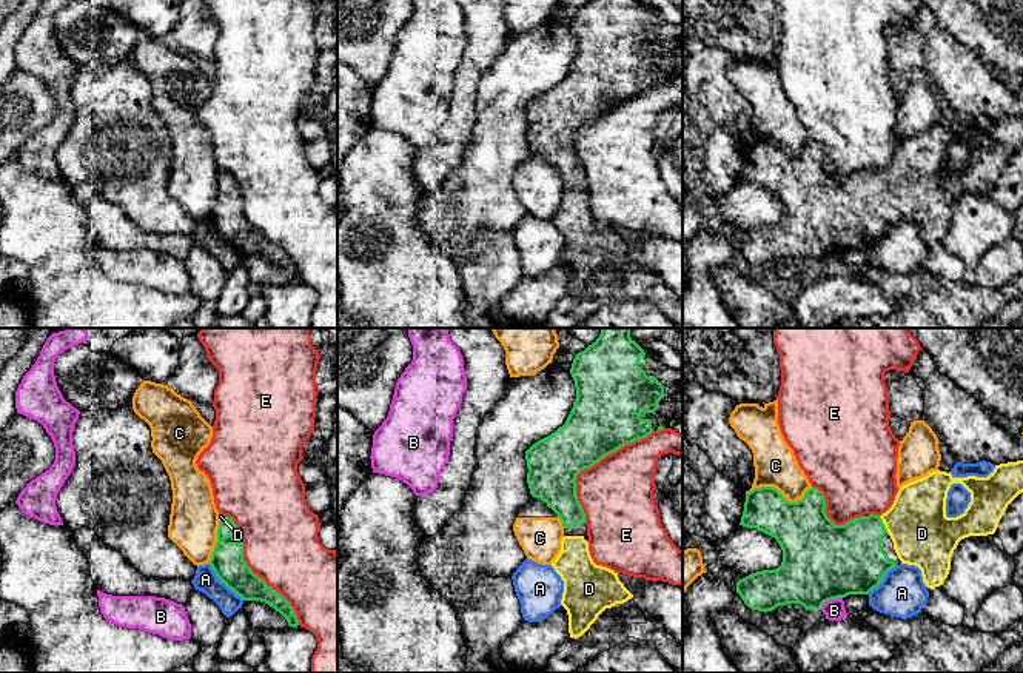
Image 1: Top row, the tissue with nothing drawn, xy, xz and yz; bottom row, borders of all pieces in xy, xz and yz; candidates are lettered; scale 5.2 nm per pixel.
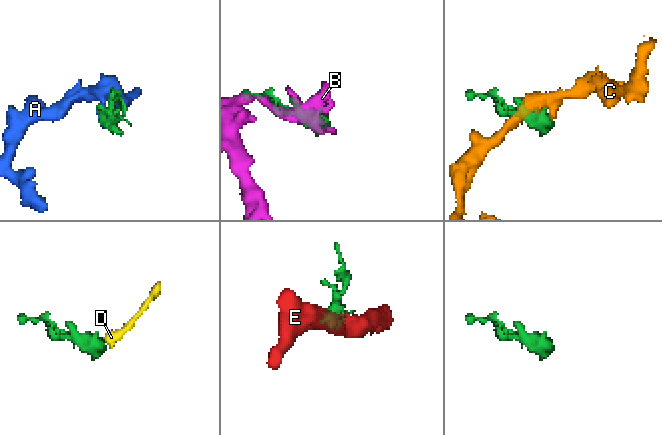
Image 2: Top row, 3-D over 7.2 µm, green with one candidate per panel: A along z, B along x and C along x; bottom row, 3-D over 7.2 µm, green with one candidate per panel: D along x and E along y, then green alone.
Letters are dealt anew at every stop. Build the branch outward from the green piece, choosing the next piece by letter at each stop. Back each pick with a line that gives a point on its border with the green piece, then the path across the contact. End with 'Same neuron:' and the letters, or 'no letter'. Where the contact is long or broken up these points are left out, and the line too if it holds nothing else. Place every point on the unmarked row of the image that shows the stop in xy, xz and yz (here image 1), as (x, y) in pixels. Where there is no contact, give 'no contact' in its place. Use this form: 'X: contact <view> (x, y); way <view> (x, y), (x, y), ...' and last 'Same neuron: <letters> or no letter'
D: contact yz (883, 179); way yz (849, 213), (883, 179), (912, 179), (922, 188)
Same neuron: D

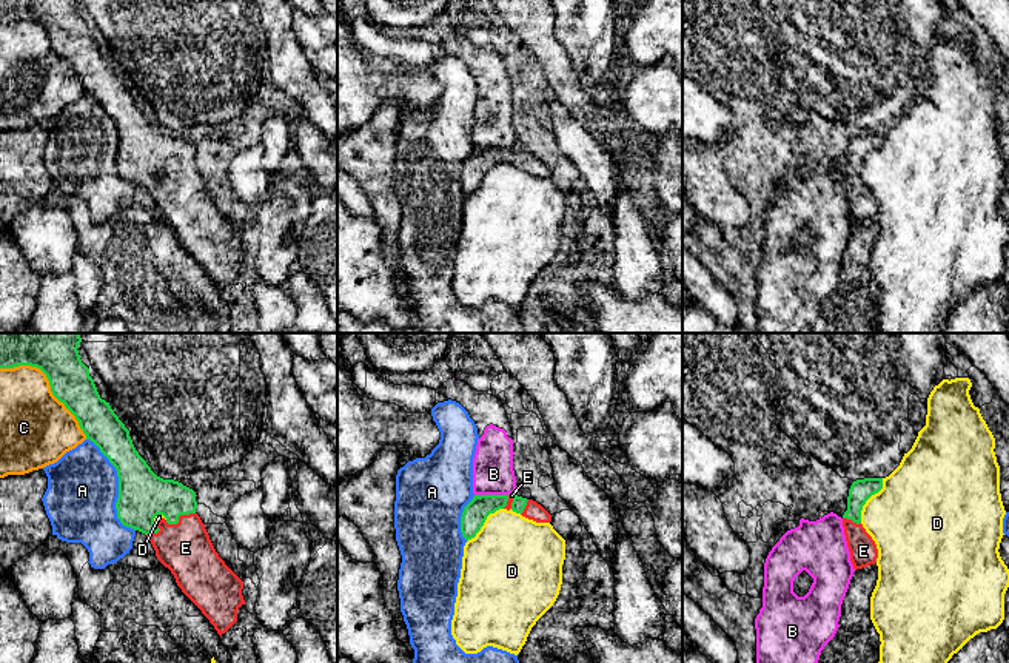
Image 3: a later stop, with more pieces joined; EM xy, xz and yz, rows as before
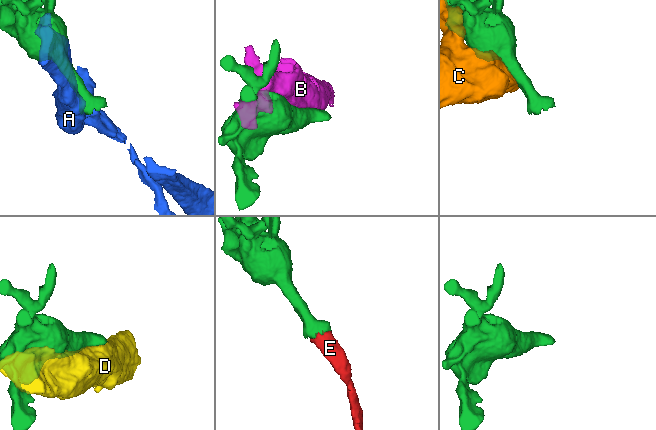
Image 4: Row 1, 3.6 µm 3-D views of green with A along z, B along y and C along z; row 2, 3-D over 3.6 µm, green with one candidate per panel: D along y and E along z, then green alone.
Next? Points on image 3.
E: contact xy (177, 173); way xy (142, 150), (154, 150), (177, 173), (185, 202)
Same neuron: E

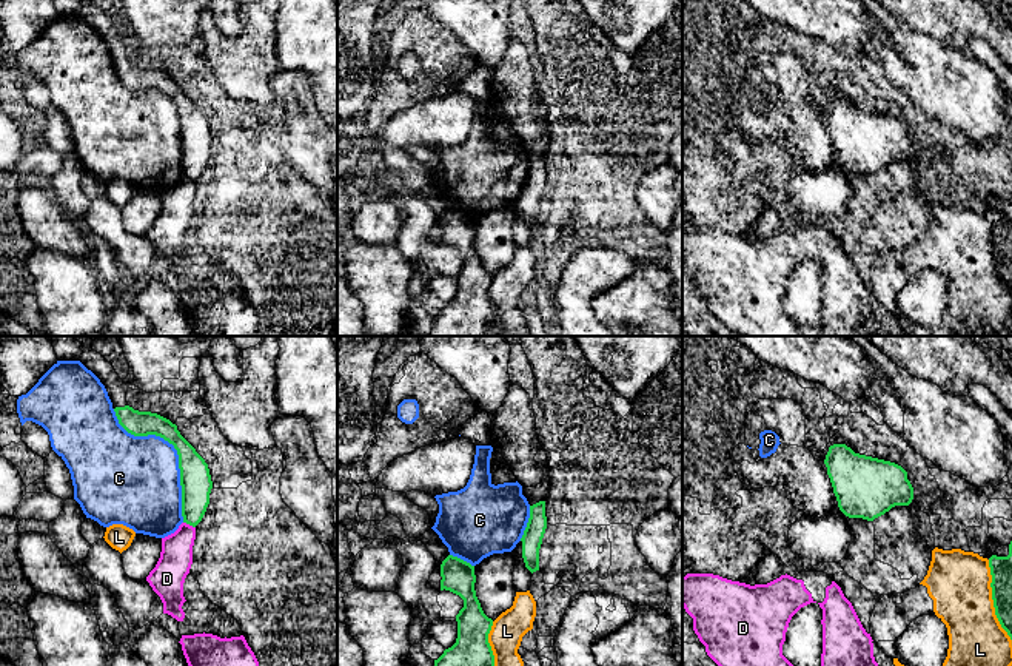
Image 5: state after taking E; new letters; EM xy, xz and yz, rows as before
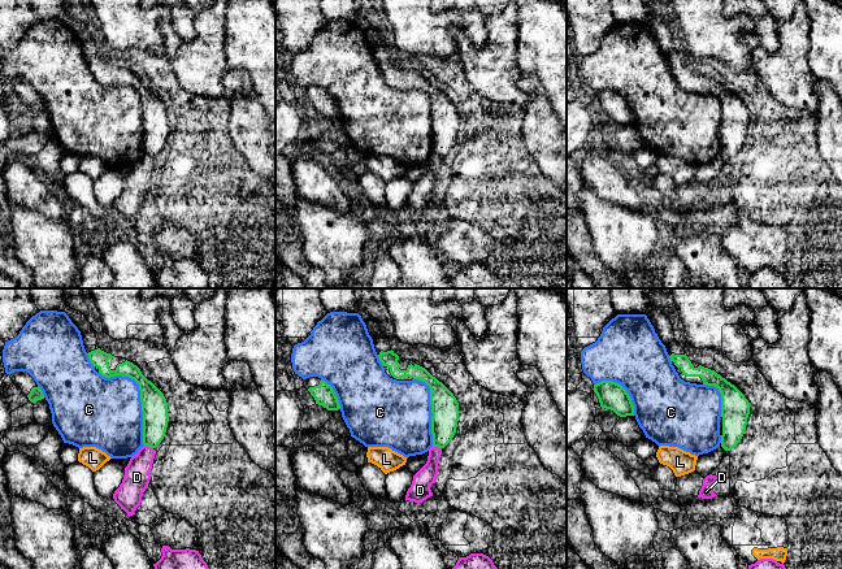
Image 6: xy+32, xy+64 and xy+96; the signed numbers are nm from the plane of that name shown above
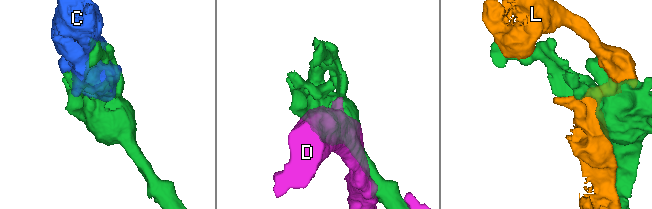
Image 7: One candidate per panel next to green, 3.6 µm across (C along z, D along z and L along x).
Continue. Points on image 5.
Same neuron: no letter

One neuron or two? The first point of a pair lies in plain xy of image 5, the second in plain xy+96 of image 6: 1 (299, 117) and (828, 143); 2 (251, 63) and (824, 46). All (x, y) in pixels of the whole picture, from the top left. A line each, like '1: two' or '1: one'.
1: one
2: two

